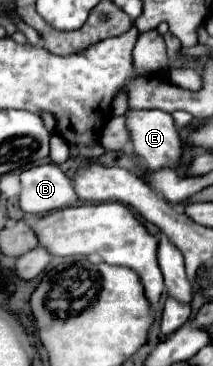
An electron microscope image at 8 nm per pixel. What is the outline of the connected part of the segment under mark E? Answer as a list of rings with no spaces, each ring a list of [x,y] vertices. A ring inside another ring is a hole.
[[[128,109],[126,127],[134,153],[144,159],[150,171],[158,171],[168,167],[172,161],[180,161],[182,139],[170,113],[158,109]]]

